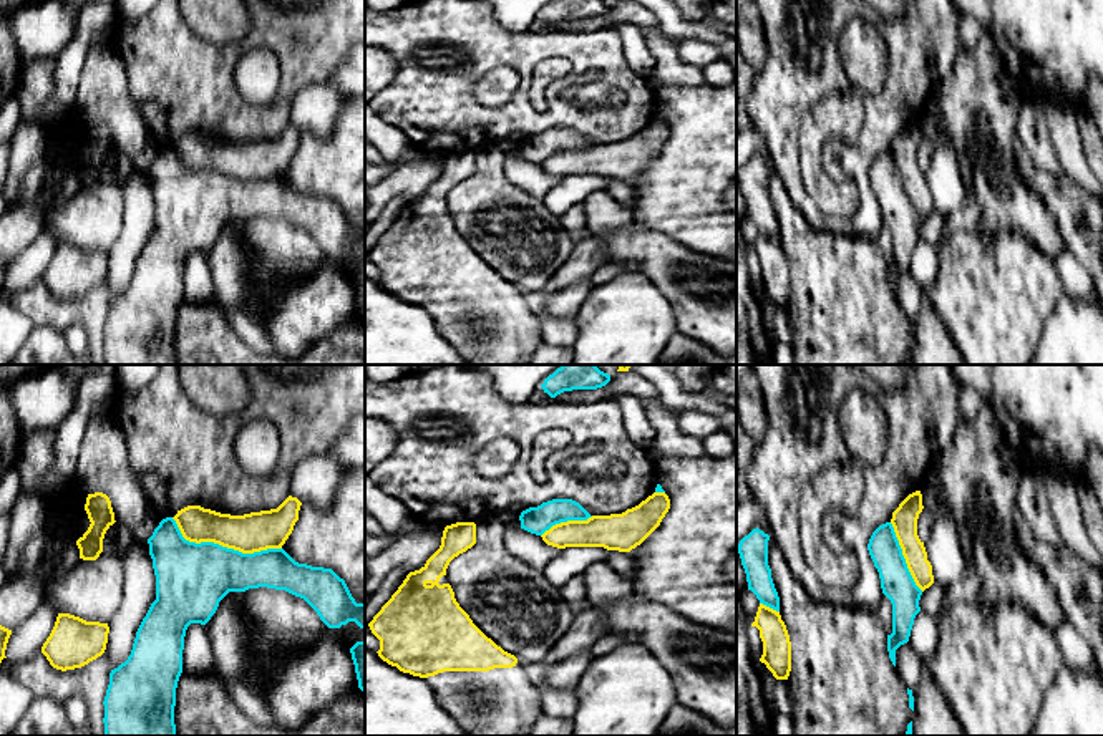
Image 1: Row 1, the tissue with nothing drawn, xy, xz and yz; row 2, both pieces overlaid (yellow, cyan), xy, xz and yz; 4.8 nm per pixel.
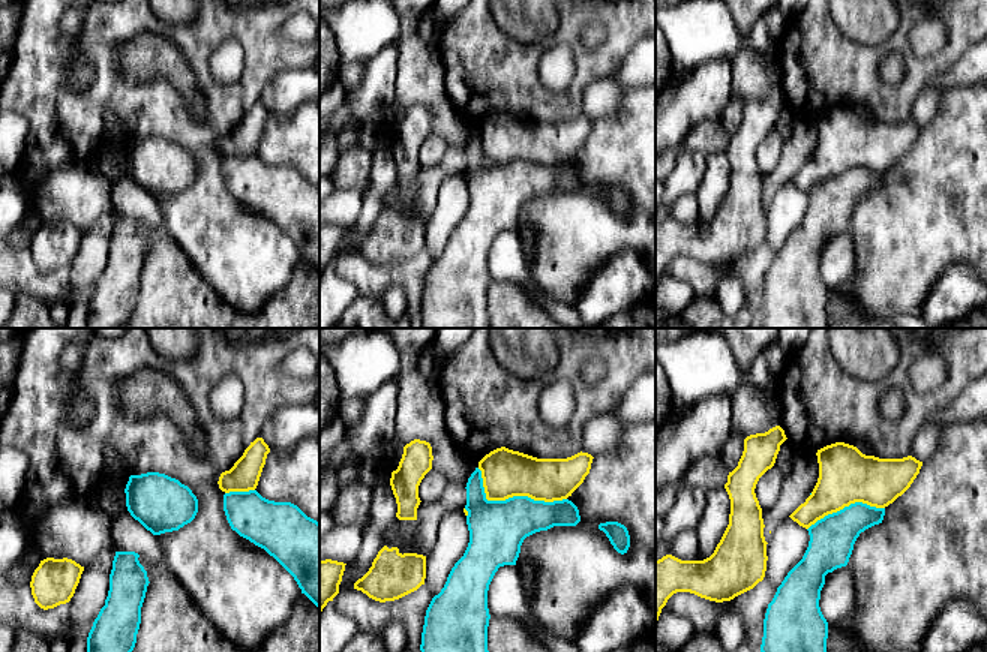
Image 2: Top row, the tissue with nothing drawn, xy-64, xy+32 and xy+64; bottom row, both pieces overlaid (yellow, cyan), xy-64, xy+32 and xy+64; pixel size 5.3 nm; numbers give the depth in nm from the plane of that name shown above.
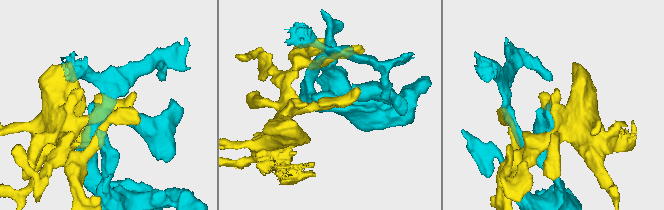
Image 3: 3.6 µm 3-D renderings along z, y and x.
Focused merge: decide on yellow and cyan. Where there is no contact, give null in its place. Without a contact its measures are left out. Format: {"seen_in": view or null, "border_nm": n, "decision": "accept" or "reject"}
{"seen_in": "xy", "border_nm": 550, "decision": "reject"}

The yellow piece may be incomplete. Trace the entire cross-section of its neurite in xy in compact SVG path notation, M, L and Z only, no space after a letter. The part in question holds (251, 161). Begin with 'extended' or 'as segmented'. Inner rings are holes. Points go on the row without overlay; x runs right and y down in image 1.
as segmented; M289 124L277 138L244 144L187 134L172 146L189 171L214 171L242 182L282 177L299 149L302 131Z

